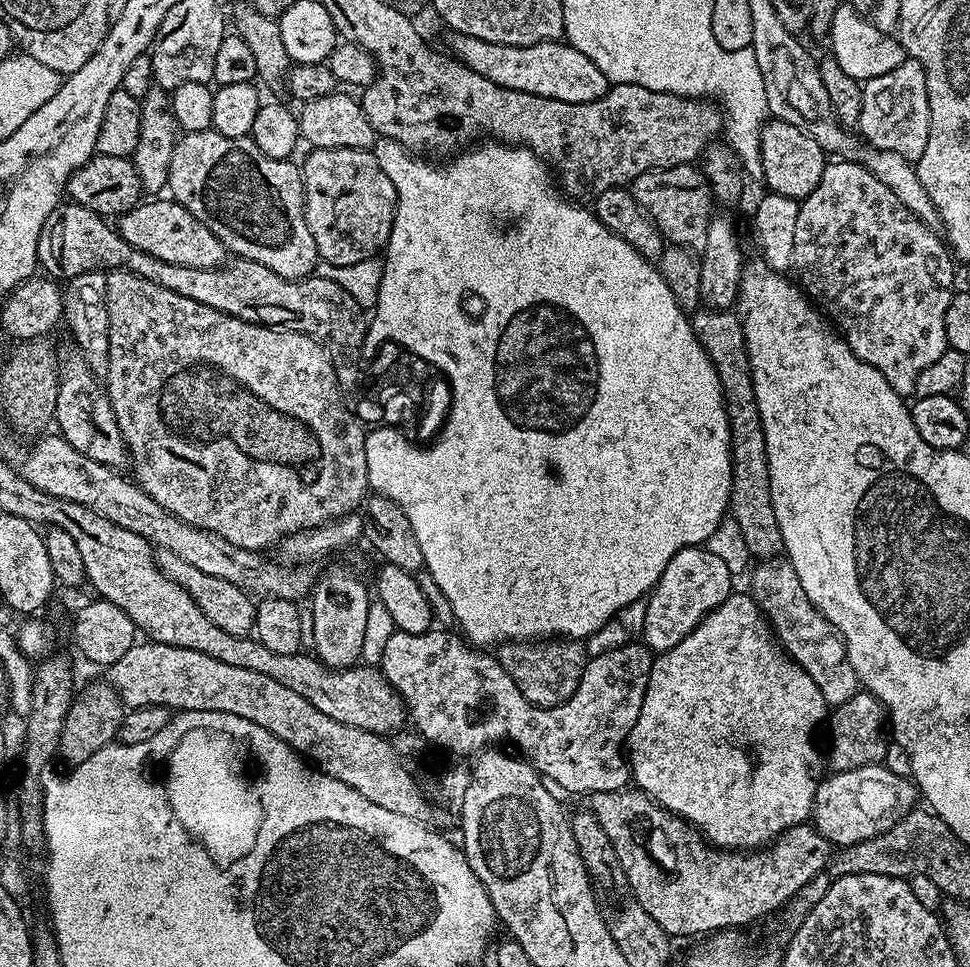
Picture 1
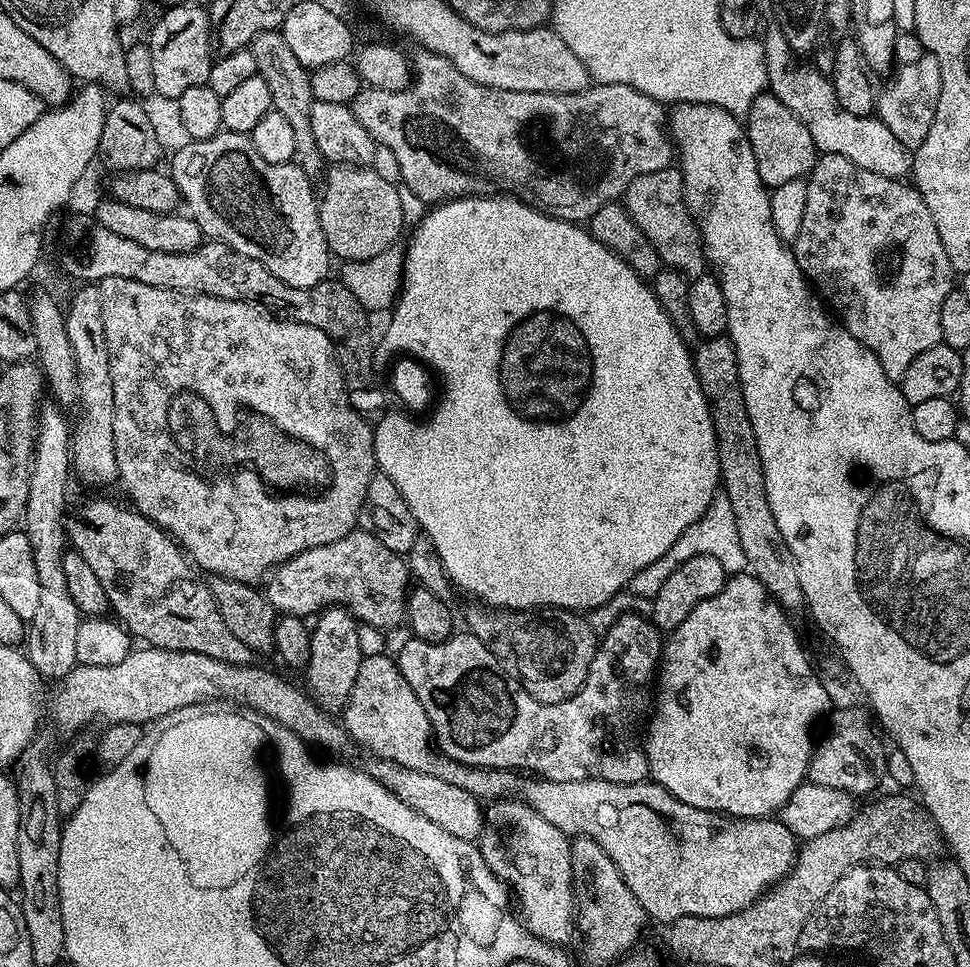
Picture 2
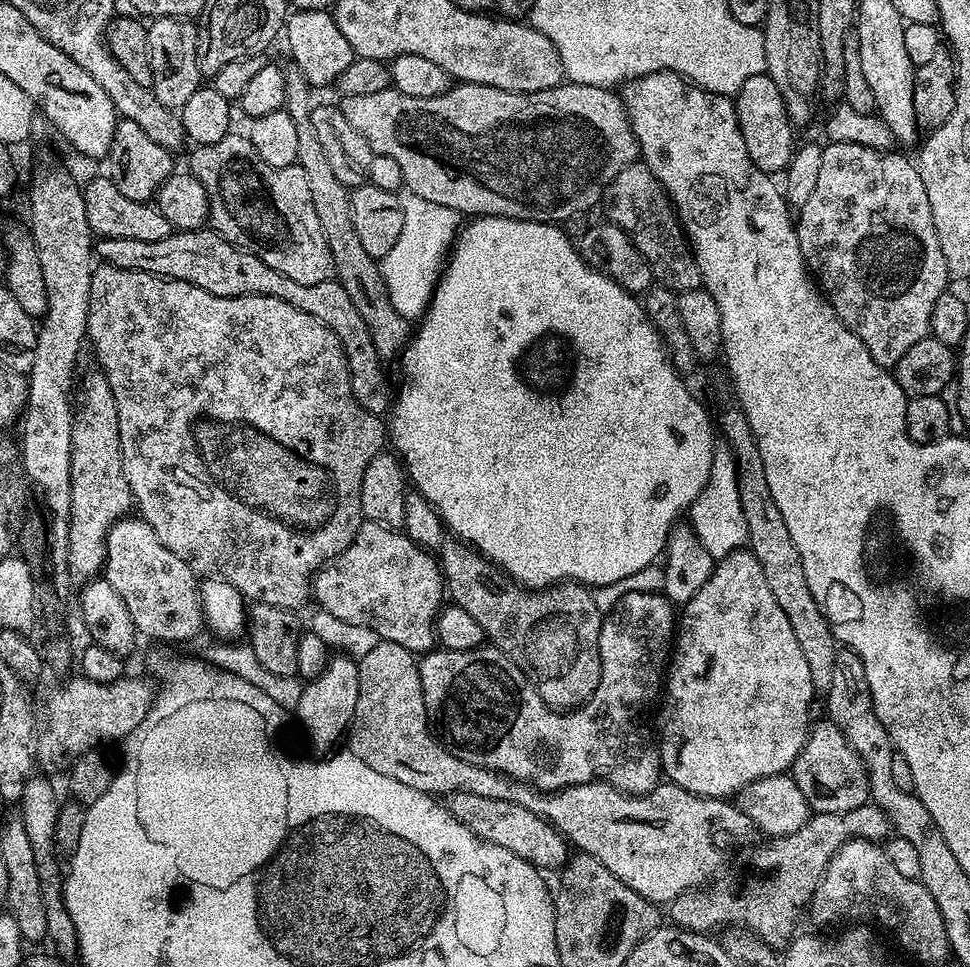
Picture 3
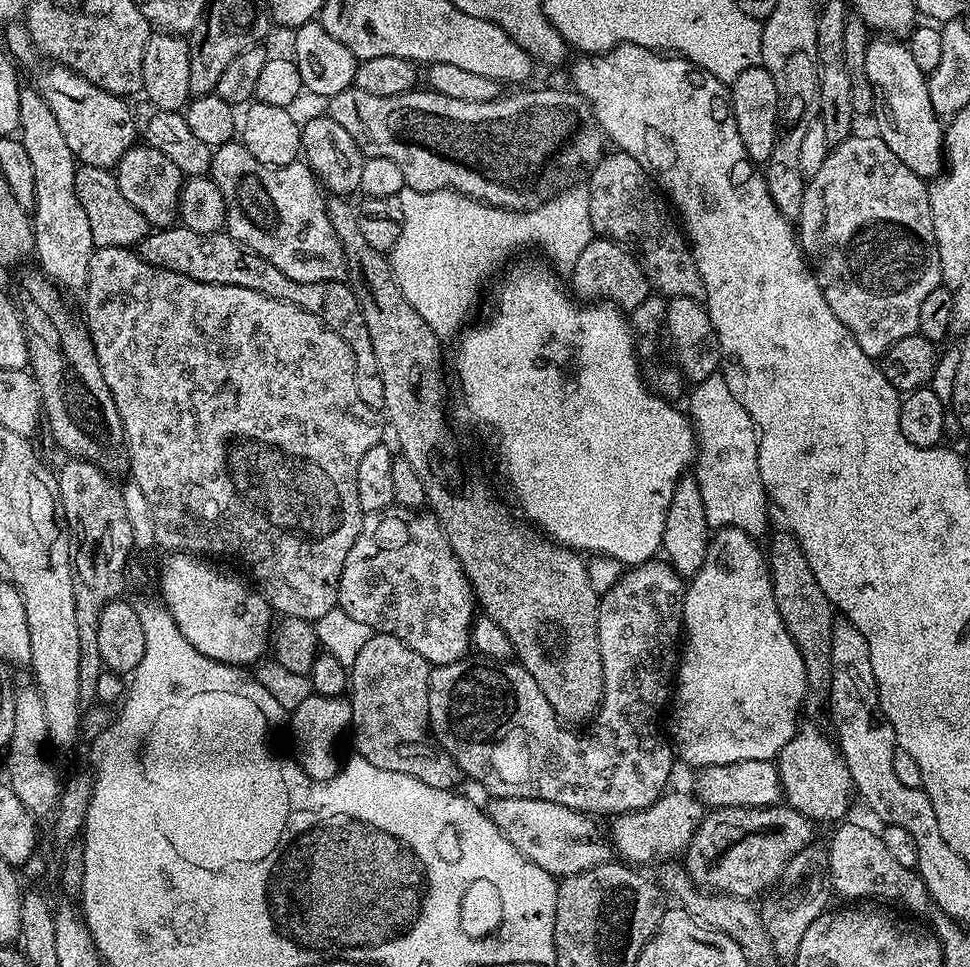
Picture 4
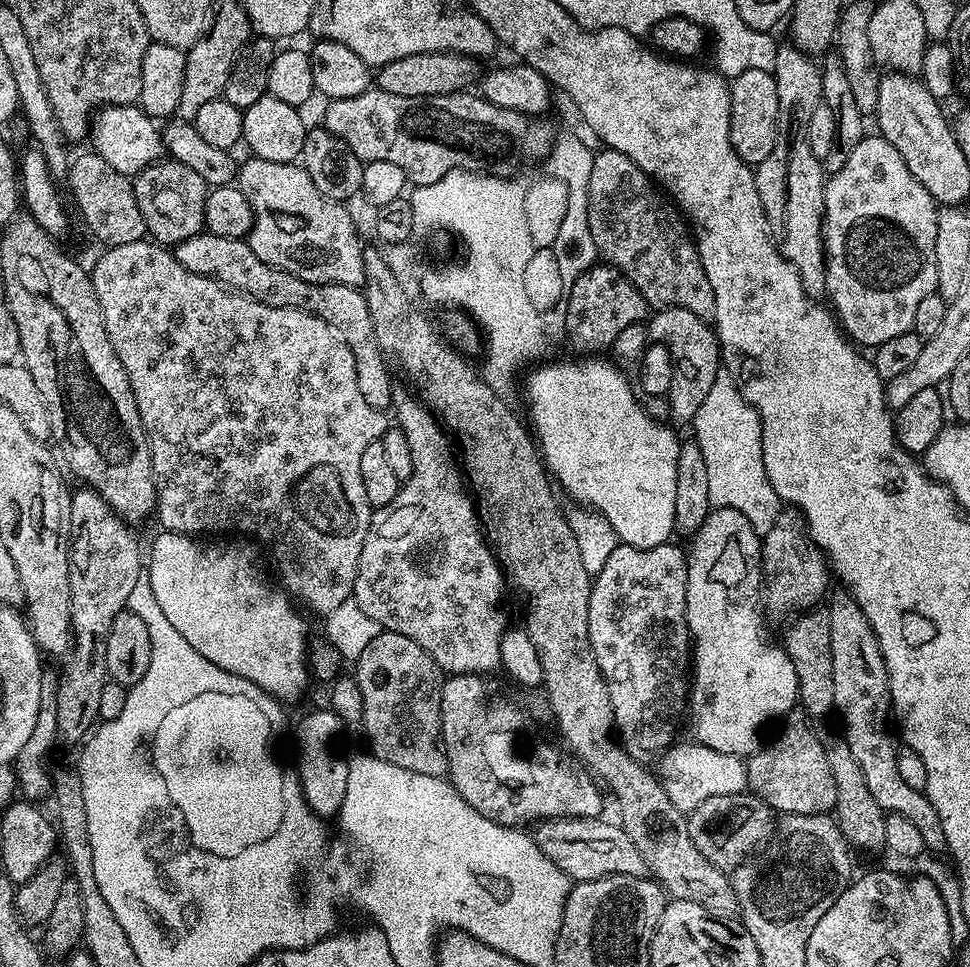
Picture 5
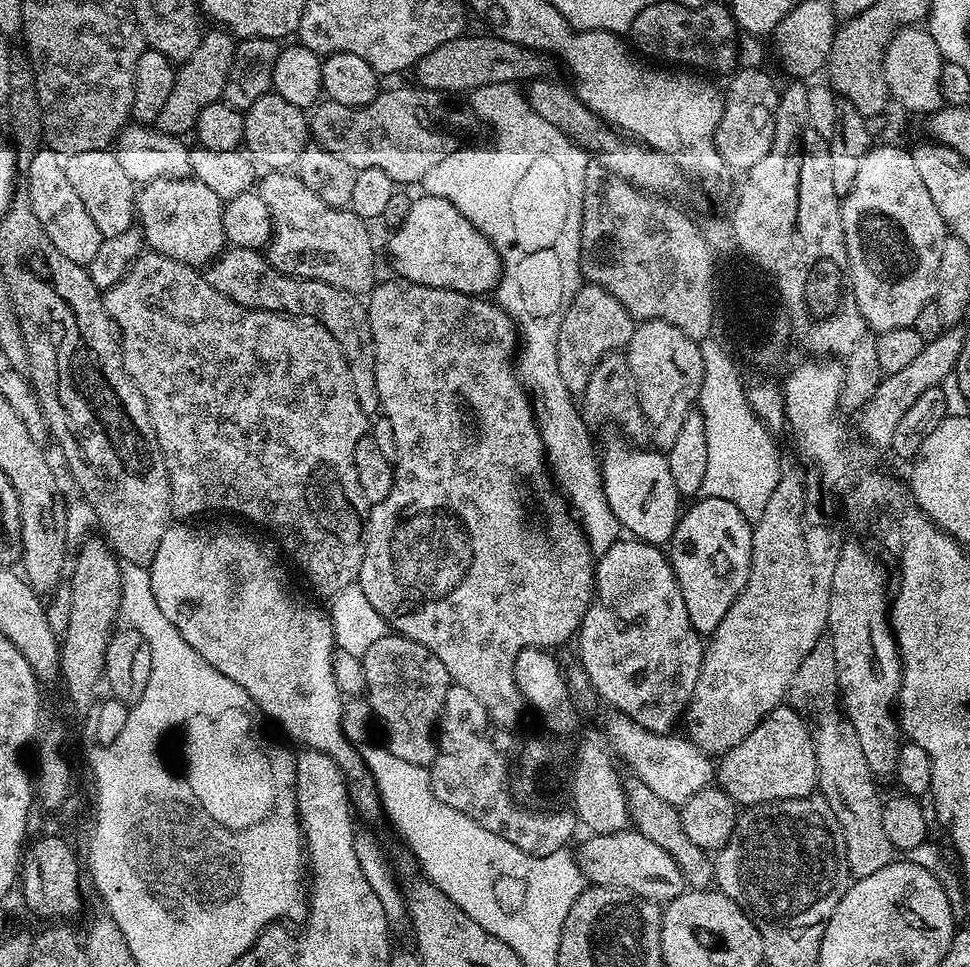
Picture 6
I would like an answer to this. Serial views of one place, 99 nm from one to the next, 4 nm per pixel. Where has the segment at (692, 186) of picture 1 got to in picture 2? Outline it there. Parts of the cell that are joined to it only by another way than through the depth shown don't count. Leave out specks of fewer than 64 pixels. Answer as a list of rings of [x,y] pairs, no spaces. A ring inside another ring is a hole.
[[[669,166],[634,178],[634,182],[630,182],[624,191],[622,203],[630,218],[638,222],[642,234],[650,238],[650,246],[658,250],[658,258],[663,267],[678,270],[690,282],[705,275],[704,240],[700,237],[696,219],[684,201],[684,175],[679,167]]]

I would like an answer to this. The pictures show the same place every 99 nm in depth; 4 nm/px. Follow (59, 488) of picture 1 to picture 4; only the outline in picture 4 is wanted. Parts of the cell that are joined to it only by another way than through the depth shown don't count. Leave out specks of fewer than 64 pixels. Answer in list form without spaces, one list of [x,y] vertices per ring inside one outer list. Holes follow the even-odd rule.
[[[408,506],[383,508],[365,515],[358,538],[354,538],[350,554],[346,554],[346,566],[342,566],[338,606],[346,610],[350,618],[366,622],[373,633],[385,632],[406,642],[410,650],[418,650],[433,666],[458,662],[469,655],[472,621],[478,612],[476,593],[464,575],[443,526],[431,511],[413,510]]]

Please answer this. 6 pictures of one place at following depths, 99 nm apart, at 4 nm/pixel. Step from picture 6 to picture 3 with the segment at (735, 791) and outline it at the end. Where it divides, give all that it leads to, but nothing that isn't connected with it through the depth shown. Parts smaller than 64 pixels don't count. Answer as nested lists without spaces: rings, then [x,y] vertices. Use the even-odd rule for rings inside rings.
[[[827,718],[811,725],[806,742],[791,766],[790,775],[813,813],[842,814],[869,803],[866,766],[848,745],[842,730]]]

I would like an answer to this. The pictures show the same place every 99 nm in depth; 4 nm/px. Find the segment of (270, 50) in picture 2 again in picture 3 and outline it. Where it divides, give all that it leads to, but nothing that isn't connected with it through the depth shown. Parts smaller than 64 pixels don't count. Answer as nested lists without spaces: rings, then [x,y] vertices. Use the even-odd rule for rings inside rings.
[[[295,66],[289,67],[284,73],[286,78],[286,98],[283,111],[294,118],[294,126],[298,126],[298,158],[296,163],[302,166],[306,174],[306,182],[310,186],[310,199],[314,201],[314,211],[318,213],[318,222],[322,222],[322,234],[328,243],[332,255],[332,266],[335,279],[350,294],[350,302],[358,306],[358,314],[366,322],[370,334],[374,338],[374,346],[381,358],[399,357],[403,347],[410,339],[410,321],[402,318],[388,297],[388,288],[380,273],[377,257],[366,254],[358,232],[354,230],[352,221],[352,192],[334,175],[322,145],[318,143],[318,134],[314,134],[312,110],[314,107],[313,89],[303,74]]]

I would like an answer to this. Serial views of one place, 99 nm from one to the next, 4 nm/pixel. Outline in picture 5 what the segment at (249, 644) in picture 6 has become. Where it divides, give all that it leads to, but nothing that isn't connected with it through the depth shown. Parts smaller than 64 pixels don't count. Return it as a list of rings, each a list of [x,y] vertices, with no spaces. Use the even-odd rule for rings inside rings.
[[[161,531],[159,535],[152,544],[152,553],[149,556],[147,553],[146,574],[170,626],[174,626],[202,658],[214,662],[214,666],[222,666],[222,670],[254,682],[254,686],[276,700],[298,699],[310,681],[310,635],[303,618],[296,613],[297,605],[283,587],[268,581],[267,574],[256,565],[255,554],[248,548],[239,548],[236,544],[203,544],[203,539],[180,536],[177,532]]]

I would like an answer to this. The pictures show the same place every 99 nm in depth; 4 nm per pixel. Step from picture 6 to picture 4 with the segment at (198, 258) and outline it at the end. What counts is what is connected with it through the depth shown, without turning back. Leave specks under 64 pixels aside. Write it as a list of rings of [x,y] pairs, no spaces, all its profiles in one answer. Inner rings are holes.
[[[137,142],[122,154],[116,163],[114,175],[118,182],[118,190],[122,190],[126,202],[135,206],[144,215],[153,229],[175,225],[178,220],[180,188],[185,182],[185,175],[162,154],[162,150],[154,150],[146,142]]]

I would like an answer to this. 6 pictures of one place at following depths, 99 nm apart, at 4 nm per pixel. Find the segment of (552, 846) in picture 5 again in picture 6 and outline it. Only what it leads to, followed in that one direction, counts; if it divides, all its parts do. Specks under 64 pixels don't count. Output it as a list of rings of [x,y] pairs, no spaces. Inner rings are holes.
[[[625,830],[601,836],[592,834],[587,838],[589,840],[581,846],[580,852],[575,853],[575,858],[576,863],[580,865],[581,874],[589,885],[624,888],[636,896],[655,900],[661,906],[686,891],[684,875],[678,862],[674,862],[674,858],[670,858],[670,854],[662,850],[662,846],[650,842],[650,838],[646,838],[641,832]]]

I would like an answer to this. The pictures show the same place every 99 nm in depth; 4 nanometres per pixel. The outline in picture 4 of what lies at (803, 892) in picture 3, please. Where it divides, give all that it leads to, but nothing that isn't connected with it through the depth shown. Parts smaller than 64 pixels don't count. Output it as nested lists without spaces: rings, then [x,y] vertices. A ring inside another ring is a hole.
[[[787,806],[713,808],[696,827],[696,833],[692,835],[682,864],[688,875],[692,877],[692,883],[701,889],[719,892],[726,896],[756,898],[756,895],[759,897],[765,890],[771,889],[784,873],[785,866],[803,848],[807,848],[813,843],[812,828],[814,828],[813,821],[803,816],[798,810]]]

